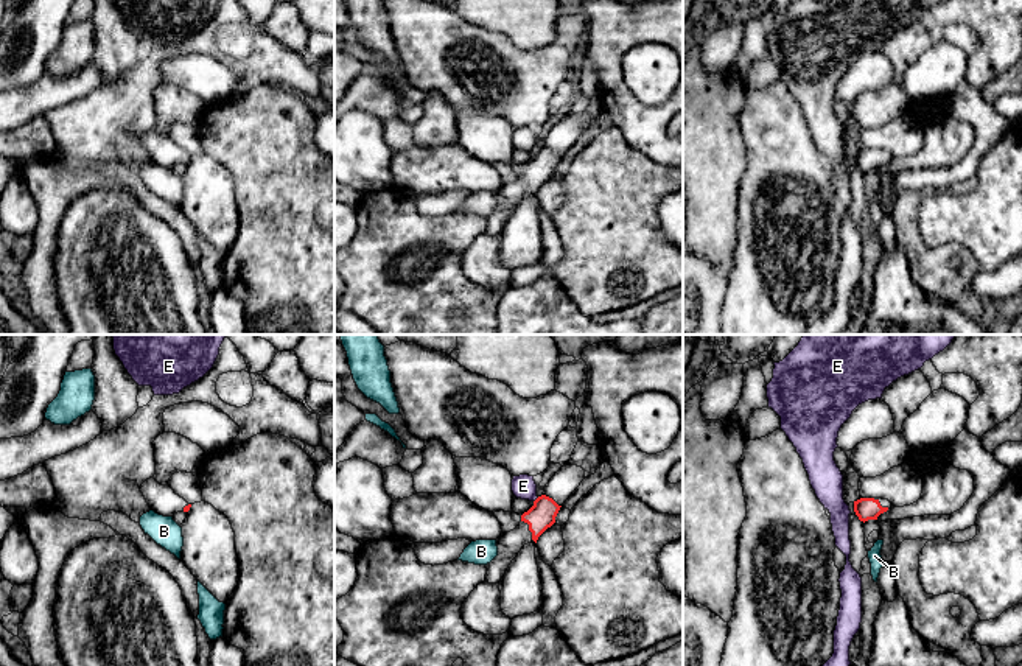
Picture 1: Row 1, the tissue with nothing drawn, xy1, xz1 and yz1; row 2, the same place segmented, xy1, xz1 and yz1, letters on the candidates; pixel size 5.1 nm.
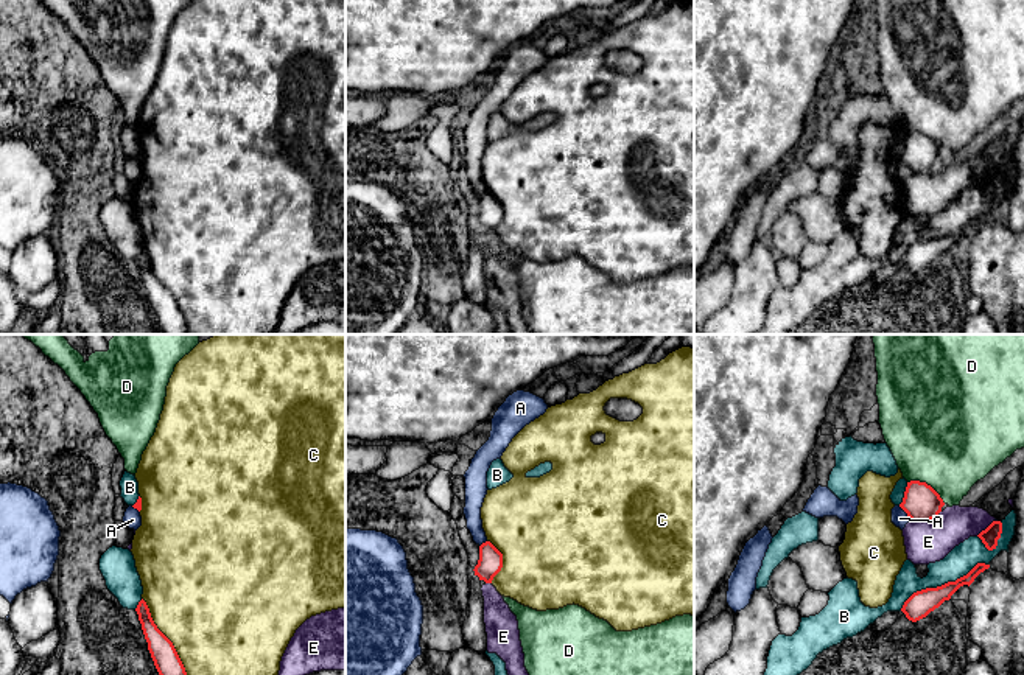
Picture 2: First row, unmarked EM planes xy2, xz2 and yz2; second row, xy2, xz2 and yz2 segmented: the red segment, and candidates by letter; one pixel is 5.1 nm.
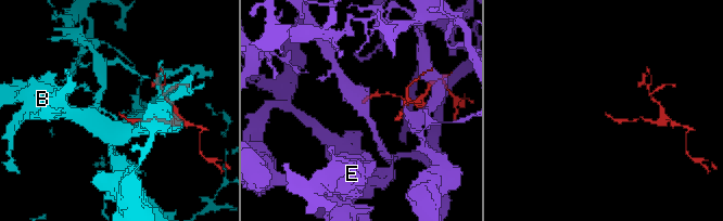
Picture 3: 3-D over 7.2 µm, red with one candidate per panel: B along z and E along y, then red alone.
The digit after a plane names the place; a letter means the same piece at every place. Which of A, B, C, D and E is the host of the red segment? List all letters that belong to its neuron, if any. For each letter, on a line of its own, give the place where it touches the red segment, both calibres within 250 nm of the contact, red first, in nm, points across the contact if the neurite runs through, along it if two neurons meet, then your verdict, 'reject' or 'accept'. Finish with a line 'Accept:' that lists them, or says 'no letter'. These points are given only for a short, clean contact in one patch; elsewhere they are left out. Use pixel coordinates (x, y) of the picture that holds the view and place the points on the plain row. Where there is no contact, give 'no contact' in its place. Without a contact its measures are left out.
A: meets red in yz2 at (906, 164); 190 nm thick on the red side, 90 nm on the other; reject
B: meets red in yz2 at (942, 237); 140 nm thick on the red side, 150 nm on the other; reject
C: meets red in xy2 at (168, 291); 140 nm thick on the red side, 500 nm on the other; reject
D: meets red in yz2 at (926, 136); 190 nm thick on the red side, 480 nm on the other; border along yz2 (908, 132), (925, 132), (945, 154); reject
E: meets red in yz2 at (925, 171); 190 nm thick on the red side, 220 nm on the other; reject
Accept: no letter

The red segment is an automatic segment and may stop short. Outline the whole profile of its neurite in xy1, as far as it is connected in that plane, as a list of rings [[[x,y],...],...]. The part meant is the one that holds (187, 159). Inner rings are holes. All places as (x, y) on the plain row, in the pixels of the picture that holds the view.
[[[154,128],[140,137],[140,143],[151,162],[163,168],[173,168],[177,163],[188,163],[191,159],[191,156],[176,146],[170,137],[159,135]]]

